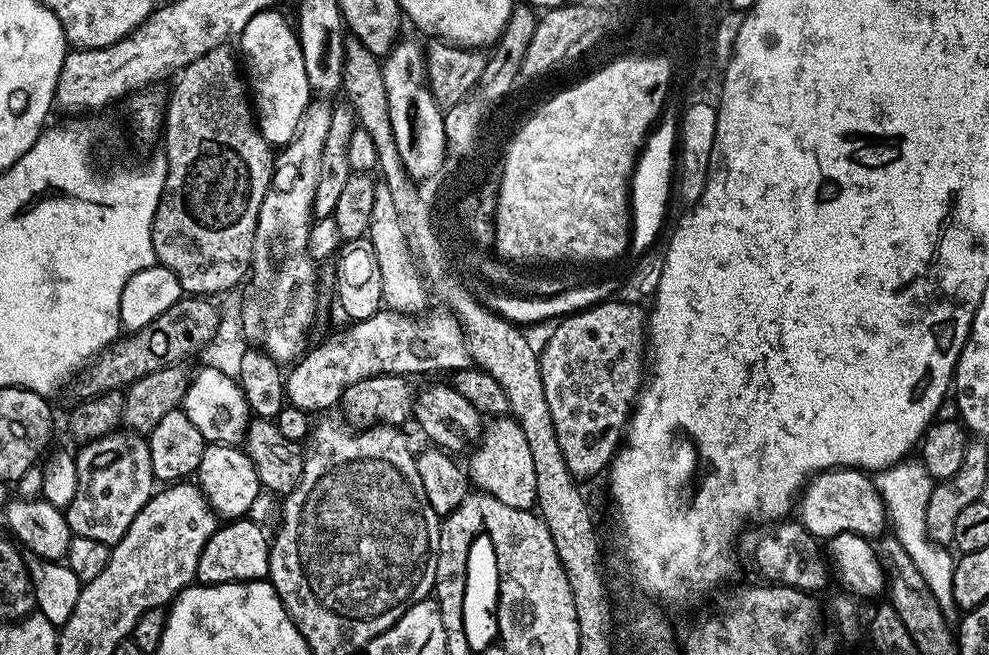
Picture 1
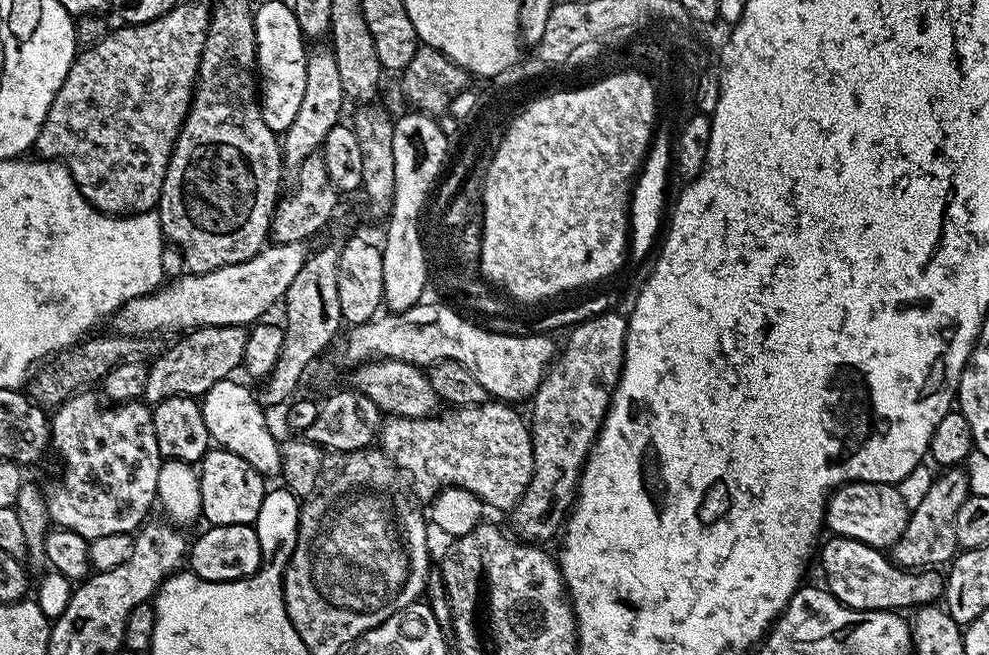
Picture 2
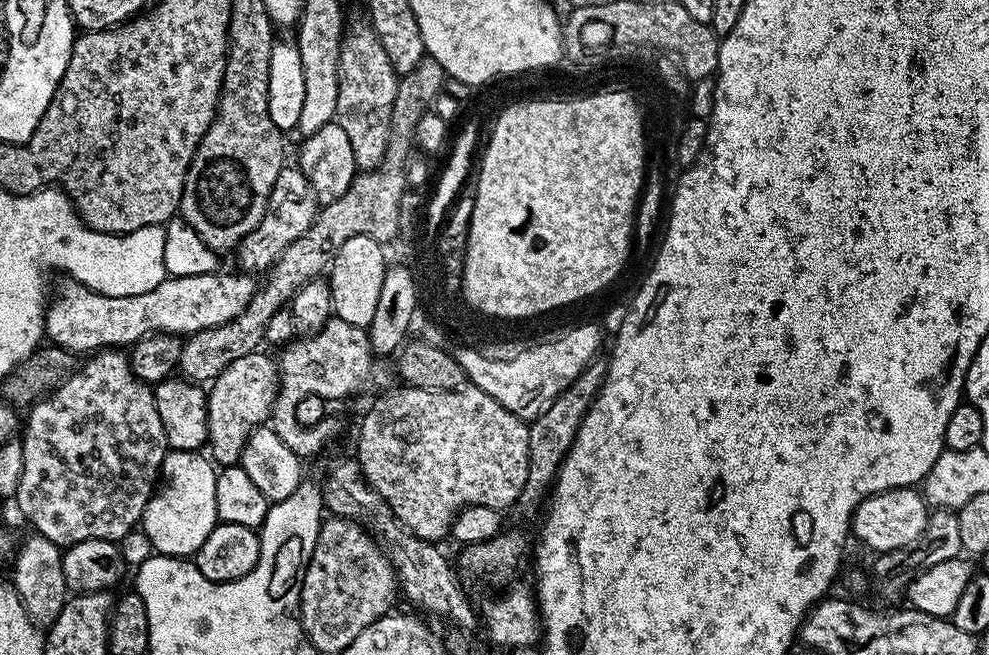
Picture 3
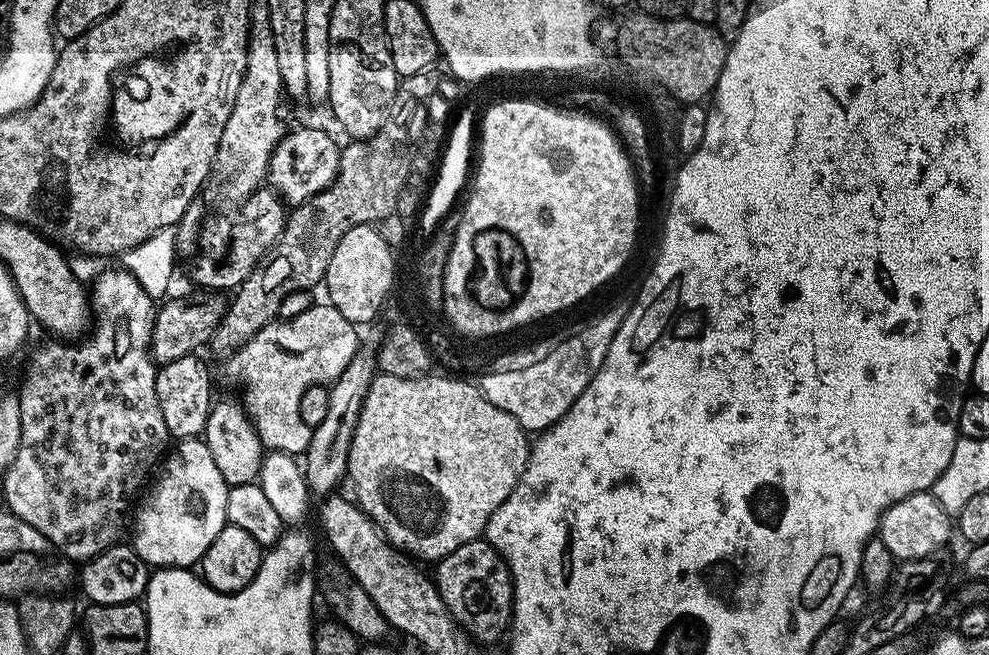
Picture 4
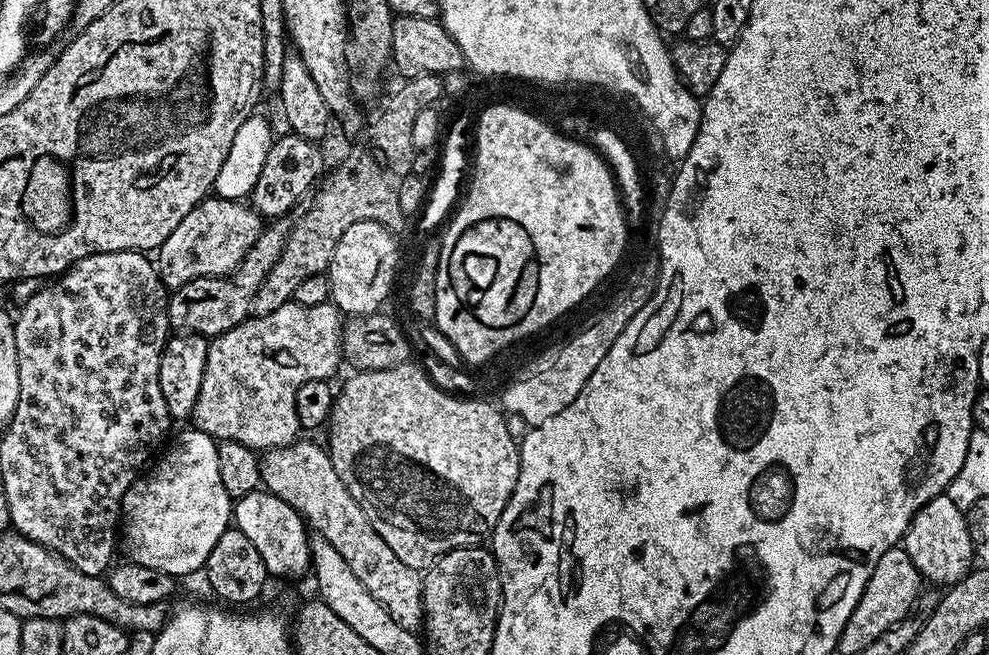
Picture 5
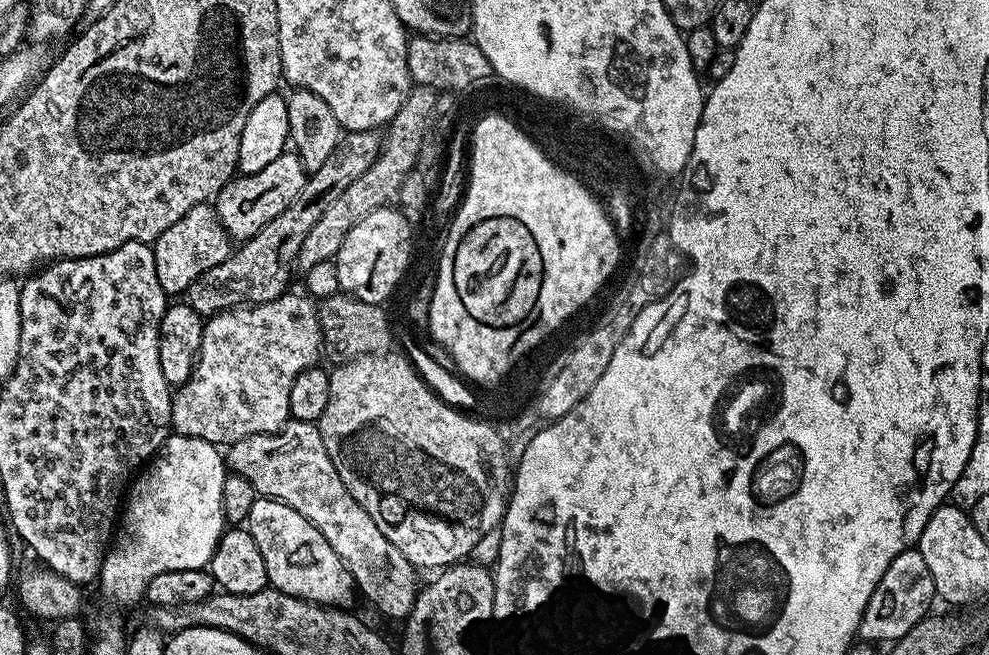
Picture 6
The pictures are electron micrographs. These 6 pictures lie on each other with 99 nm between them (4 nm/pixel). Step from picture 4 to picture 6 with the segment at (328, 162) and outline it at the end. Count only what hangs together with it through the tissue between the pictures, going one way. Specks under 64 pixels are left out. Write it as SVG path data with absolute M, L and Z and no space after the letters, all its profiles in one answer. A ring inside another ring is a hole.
M285 150L257 173L240 174L229 180L227 186L214 198L216 217L233 241L248 240L258 234L266 222L278 218L278 214L282 214L282 210L286 210L294 198L298 198L298 190L302 190L305 179L306 173L299 156L295 151Z

